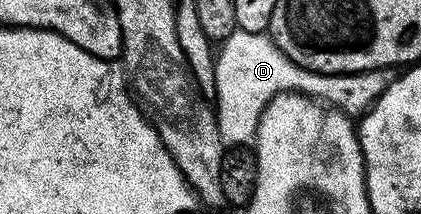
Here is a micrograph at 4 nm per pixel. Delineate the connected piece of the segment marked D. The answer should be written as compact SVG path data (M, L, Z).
M237 30L231 37L222 41L220 50L213 60L215 80L215 95L213 107L218 113L219 133L227 146L247 146L254 141L255 132L259 128L259 114L267 109L267 104L274 96L283 92L301 92L305 96L314 96L316 100L348 114L362 114L374 104L378 96L383 93L389 80L382 71L352 72L341 76L326 76L324 72L310 72L295 63L279 49L271 40L270 35L261 32L245 32Z

